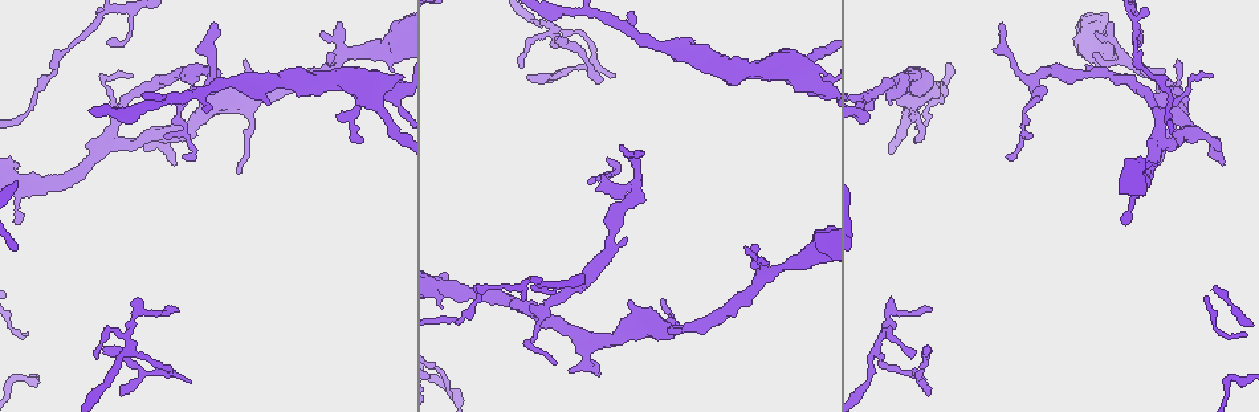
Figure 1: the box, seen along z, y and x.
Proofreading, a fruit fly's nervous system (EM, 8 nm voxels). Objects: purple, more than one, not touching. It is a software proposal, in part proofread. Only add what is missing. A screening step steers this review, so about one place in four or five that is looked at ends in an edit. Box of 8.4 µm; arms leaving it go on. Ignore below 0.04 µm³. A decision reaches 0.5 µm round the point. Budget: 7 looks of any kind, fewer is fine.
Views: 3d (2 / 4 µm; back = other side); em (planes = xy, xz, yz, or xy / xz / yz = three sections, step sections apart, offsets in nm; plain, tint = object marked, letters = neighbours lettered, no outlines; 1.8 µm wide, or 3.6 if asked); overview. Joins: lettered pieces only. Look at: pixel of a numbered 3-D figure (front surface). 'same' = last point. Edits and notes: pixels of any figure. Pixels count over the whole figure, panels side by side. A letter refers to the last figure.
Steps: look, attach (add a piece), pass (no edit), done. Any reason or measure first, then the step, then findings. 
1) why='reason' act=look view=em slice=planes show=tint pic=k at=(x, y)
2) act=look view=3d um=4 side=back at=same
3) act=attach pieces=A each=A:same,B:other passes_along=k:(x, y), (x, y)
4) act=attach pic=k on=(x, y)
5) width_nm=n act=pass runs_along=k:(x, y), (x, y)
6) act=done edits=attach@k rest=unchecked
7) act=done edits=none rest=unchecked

why='branch stops here' act=look view=em slice=planes show=letters pic=1 at=(360, 140)

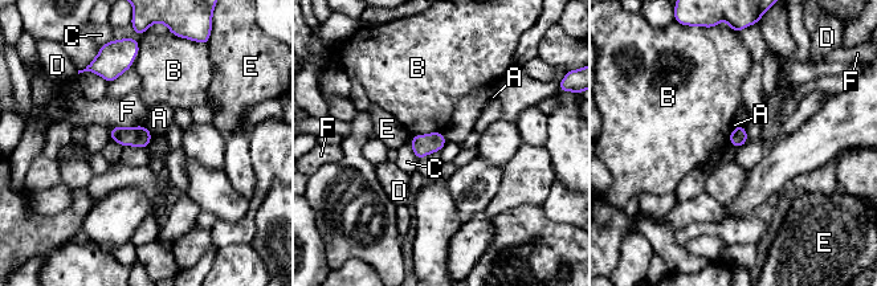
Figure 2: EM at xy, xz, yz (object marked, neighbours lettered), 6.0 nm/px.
act=pass each=A:other,B:other,C:other,D:other,E:other,F:other border=2:(441, 130), (412, 135) found='none of them fits'

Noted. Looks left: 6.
why='sharp bend' act=look view=em slice=xz step=8 show=tint pic=1 at=(211, 78)

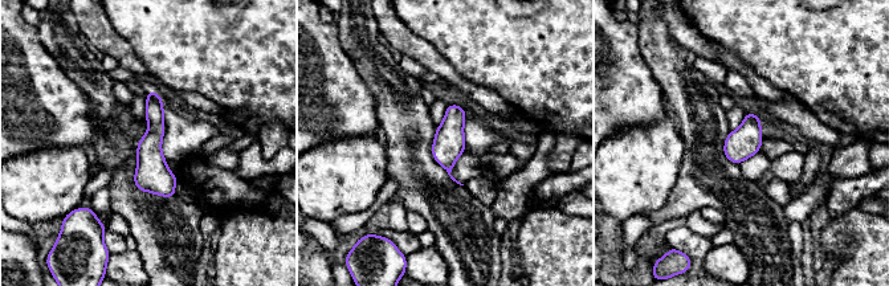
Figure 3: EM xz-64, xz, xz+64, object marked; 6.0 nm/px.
act=look view=em slice=yz step=16 show=letters at=same

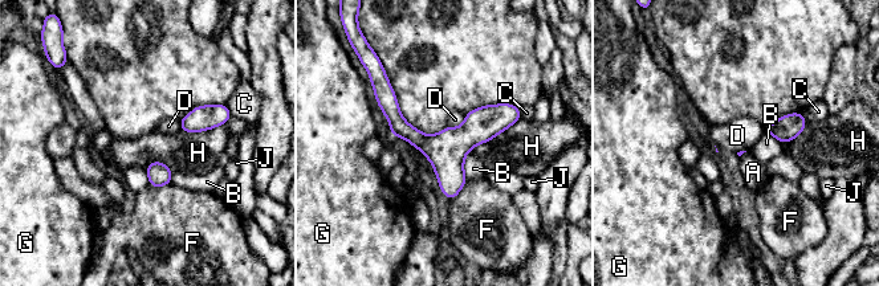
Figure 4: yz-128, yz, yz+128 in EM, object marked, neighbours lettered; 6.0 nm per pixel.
act=pass each=A:other,B:other,C:other,D:other,F:other,G:other,H:other,J:other runs_along=4:(383, 95), (422, 142), (517, 115) found='none of them fits'

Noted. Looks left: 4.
why='stops while still wide' act=look view=3d um=2 pic=1 at=(1157, 166)

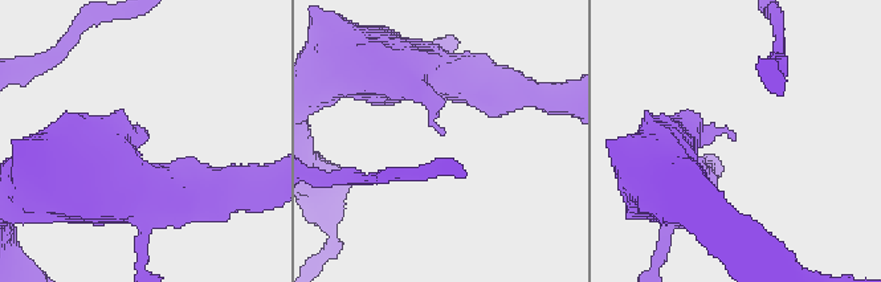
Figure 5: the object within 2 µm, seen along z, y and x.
why='shape alone is not enough' act=look view=em slice=yz step=8 show=letters pic=5 at=(442, 134)

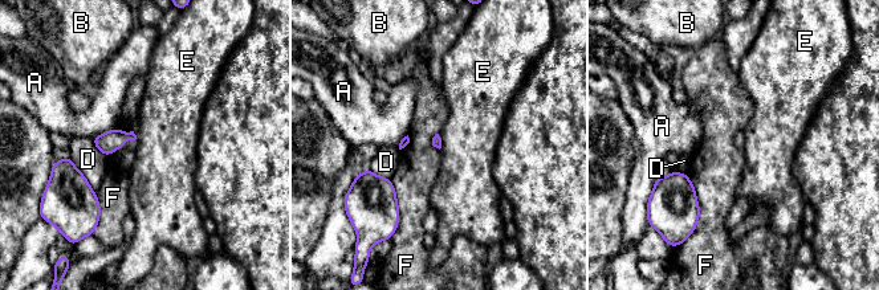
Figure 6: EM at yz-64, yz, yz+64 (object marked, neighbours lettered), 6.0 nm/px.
why='another direction' act=look view=em slice=xz step=8 show=letters at=same

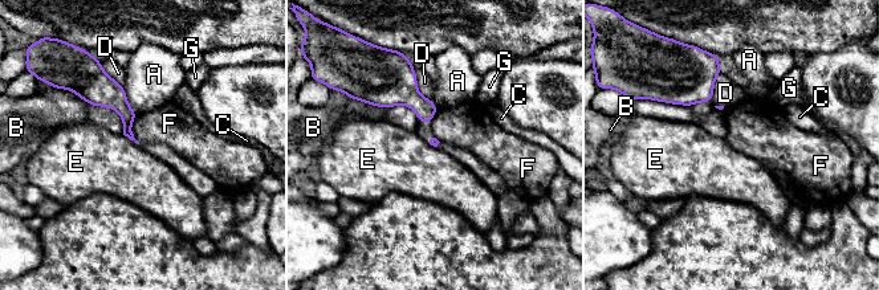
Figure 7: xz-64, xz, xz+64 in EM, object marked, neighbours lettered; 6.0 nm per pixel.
act=pass each=A:other,B:other,C:other,D:other,E:other,F:other,G:other border=7:(123, 134), (130, 141) found='no lettered piece goes on from it'

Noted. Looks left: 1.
act=done edits=none rest=unchecked

